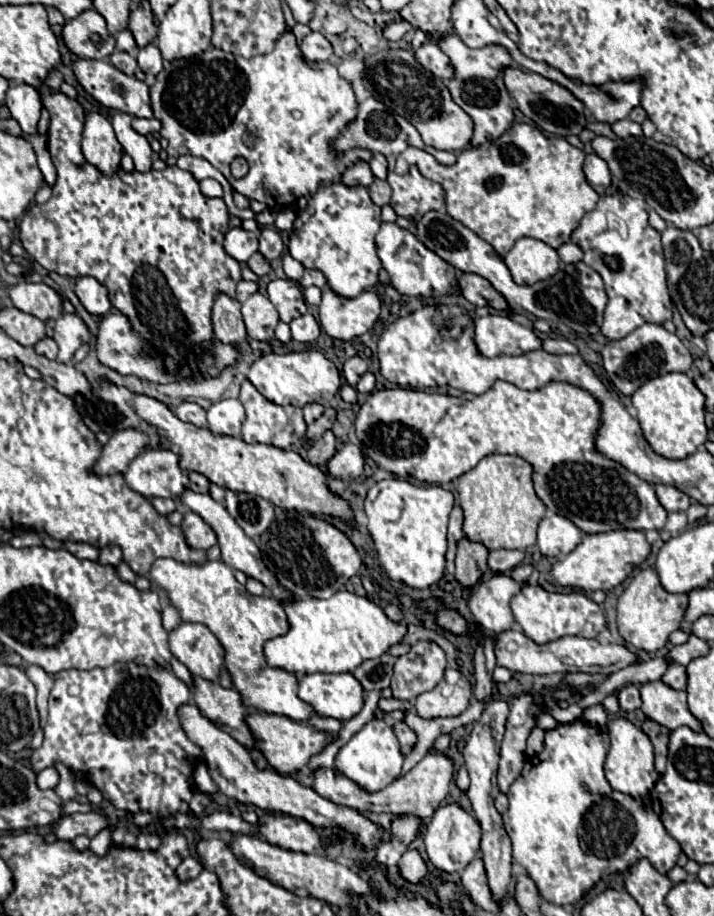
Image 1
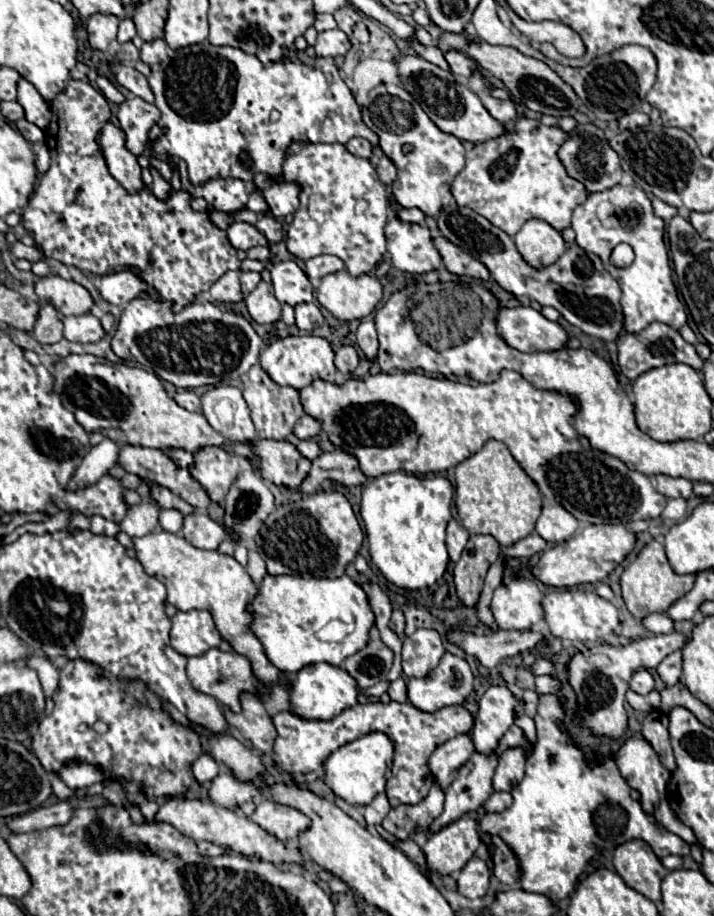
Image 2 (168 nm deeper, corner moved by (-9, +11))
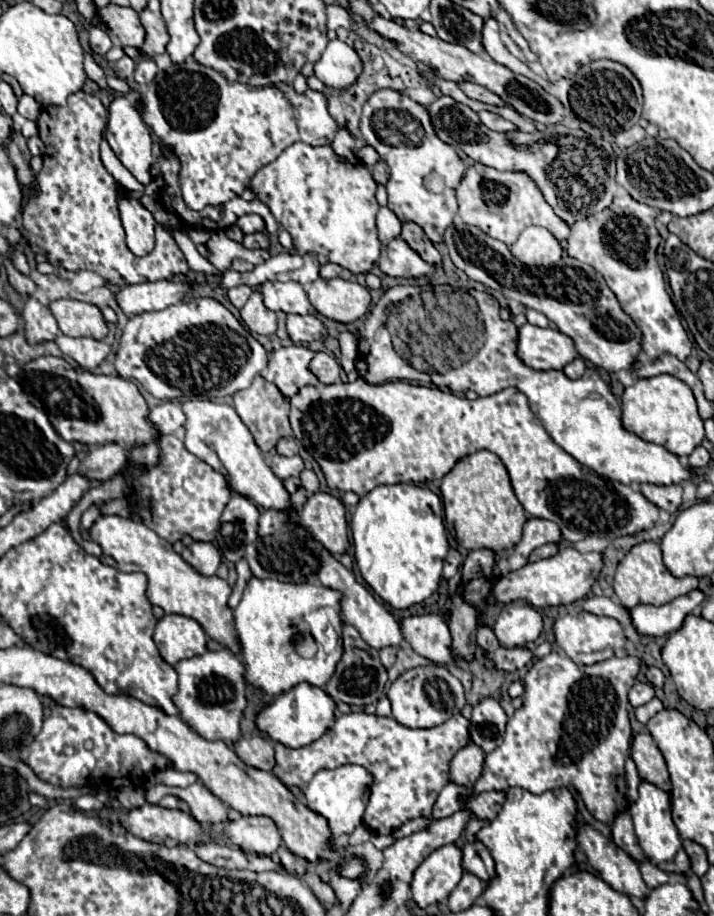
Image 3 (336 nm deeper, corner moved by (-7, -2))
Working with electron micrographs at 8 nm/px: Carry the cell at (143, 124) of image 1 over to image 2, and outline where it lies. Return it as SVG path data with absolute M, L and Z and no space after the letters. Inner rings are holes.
M128 98L118 106L118 124L126 132L126 146L132 154L144 152L150 128L160 120L160 110L142 98Z

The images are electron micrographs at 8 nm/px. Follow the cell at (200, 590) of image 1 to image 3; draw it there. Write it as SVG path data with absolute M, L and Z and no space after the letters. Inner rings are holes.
M100 515L92 527L88 529L92 541L96 541L102 547L102 553L112 557L116 561L116 567L120 571L142 571L148 577L148 589L146 597L152 605L158 605L164 609L164 613L178 613L186 615L190 619L196 619L208 637L214 641L226 645L234 653L240 653L238 649L238 637L234 631L234 617L232 609L228 607L230 587L220 577L204 577L198 571L194 571L174 549L168 541L158 537L152 529L142 525L142 521L136 519L124 519L118 515Z

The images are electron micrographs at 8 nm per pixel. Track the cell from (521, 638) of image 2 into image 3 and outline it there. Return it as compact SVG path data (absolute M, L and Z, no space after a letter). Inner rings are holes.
M414 615L400 621L400 629L410 647L438 665L458 663L450 651L450 631L440 615Z

